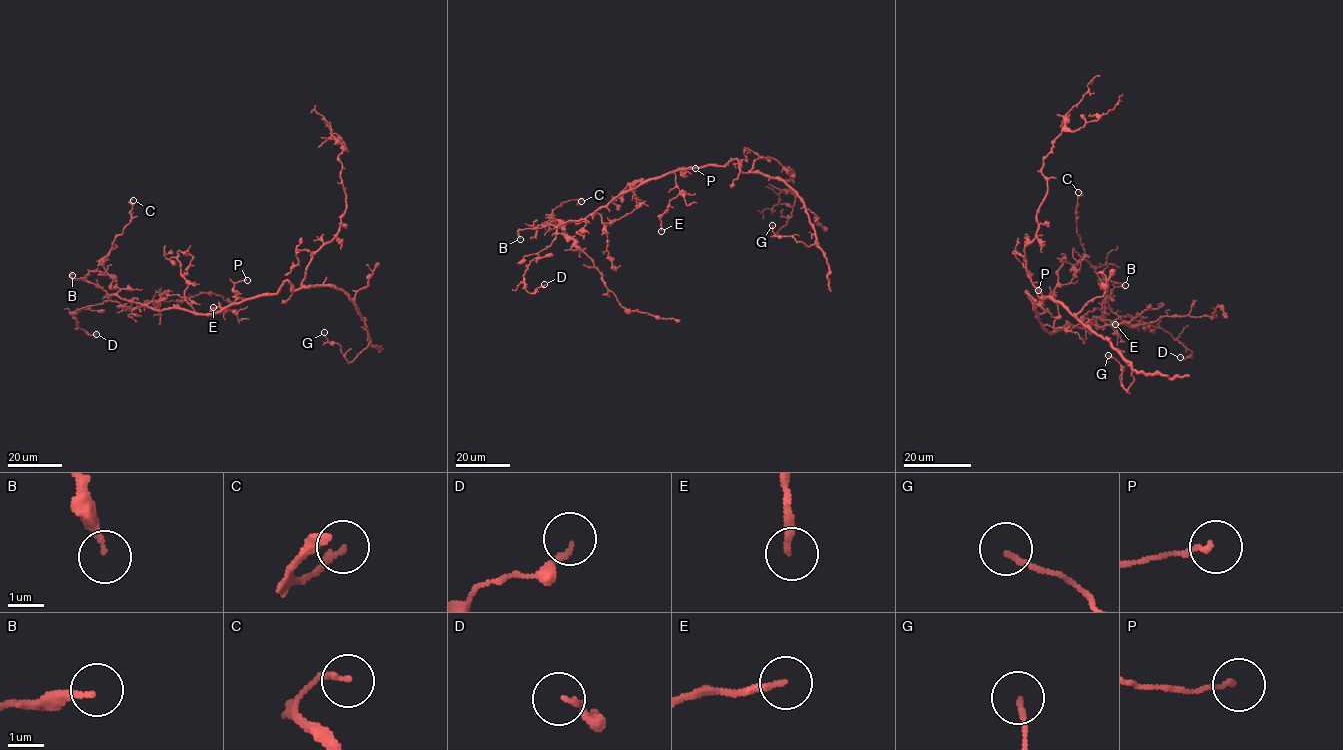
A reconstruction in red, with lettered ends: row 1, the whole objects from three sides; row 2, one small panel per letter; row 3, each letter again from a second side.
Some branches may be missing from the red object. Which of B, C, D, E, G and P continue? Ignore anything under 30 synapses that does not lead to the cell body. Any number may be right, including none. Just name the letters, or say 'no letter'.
no letter

